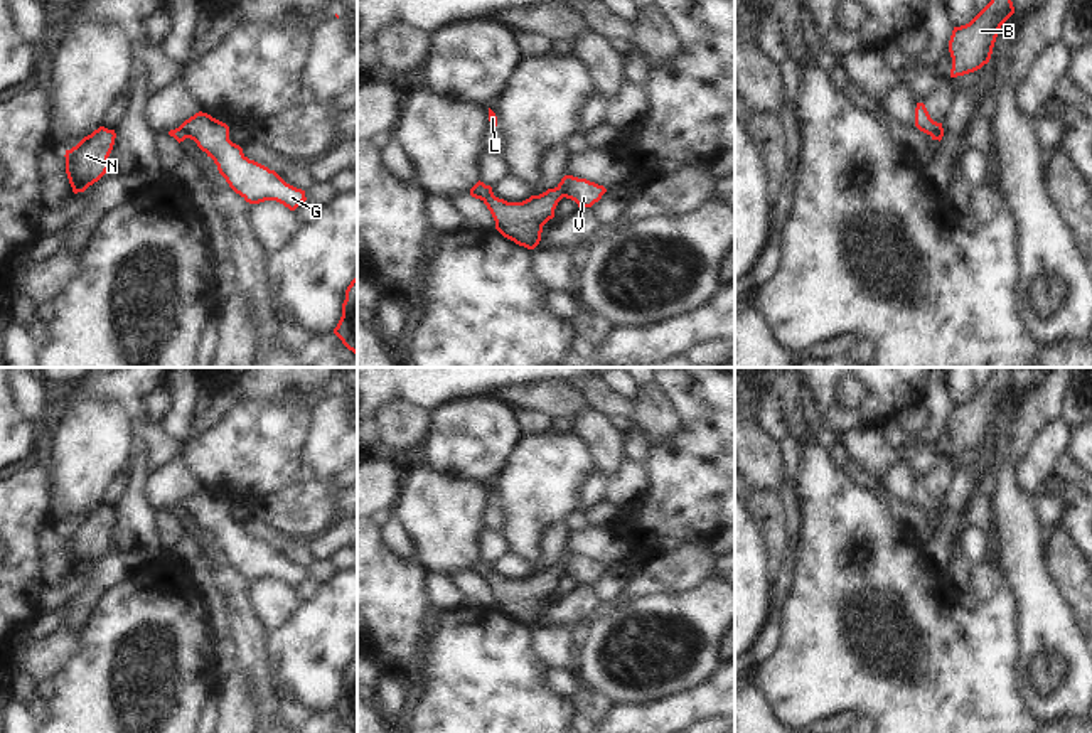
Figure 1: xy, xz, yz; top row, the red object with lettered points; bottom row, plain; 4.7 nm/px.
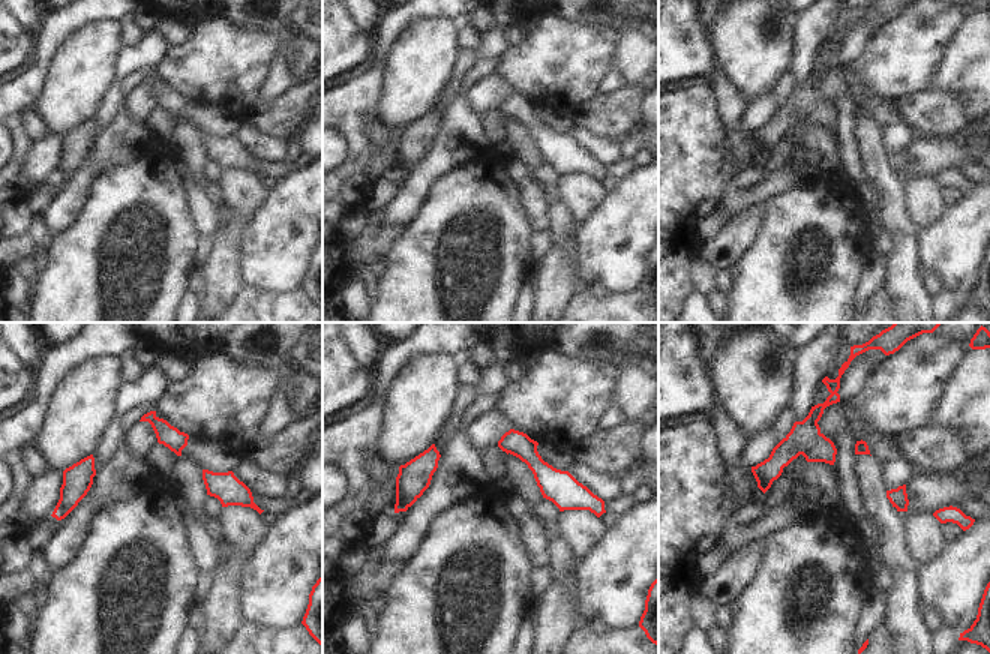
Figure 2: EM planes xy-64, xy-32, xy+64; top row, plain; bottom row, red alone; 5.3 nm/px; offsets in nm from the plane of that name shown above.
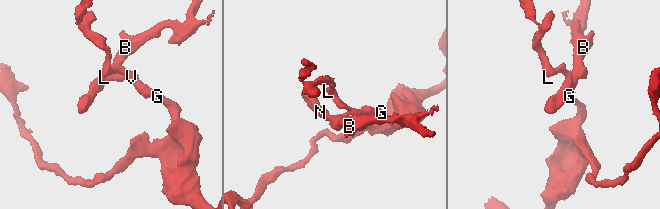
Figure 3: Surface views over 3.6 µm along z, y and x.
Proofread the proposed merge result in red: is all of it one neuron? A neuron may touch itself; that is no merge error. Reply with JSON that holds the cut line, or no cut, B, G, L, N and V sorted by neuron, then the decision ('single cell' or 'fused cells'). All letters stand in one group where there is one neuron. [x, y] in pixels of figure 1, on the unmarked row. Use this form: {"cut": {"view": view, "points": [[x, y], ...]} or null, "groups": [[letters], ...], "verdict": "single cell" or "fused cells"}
{"cut": {"view": "xy", "points": [[179, 504], [187, 514]]}, "groups": [["B", "N"], ["G", "L", "V"]], "verdict": "fused cells"}

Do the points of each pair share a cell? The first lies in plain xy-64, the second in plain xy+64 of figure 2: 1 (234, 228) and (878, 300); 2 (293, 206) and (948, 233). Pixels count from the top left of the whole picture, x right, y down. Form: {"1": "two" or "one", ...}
{"1": "one", "2": "one"}

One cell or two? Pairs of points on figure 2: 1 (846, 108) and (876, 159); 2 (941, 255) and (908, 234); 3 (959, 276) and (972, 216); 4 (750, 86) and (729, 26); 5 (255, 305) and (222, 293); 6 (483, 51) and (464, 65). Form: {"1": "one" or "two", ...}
{"1": "two", "2": "two", "3": "one", "4": "one", "5": "two", "6": "one"}

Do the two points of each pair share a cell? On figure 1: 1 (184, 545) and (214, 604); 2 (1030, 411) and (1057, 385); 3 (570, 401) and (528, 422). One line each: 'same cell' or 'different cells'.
1: same cell
2: same cell
3: different cells

